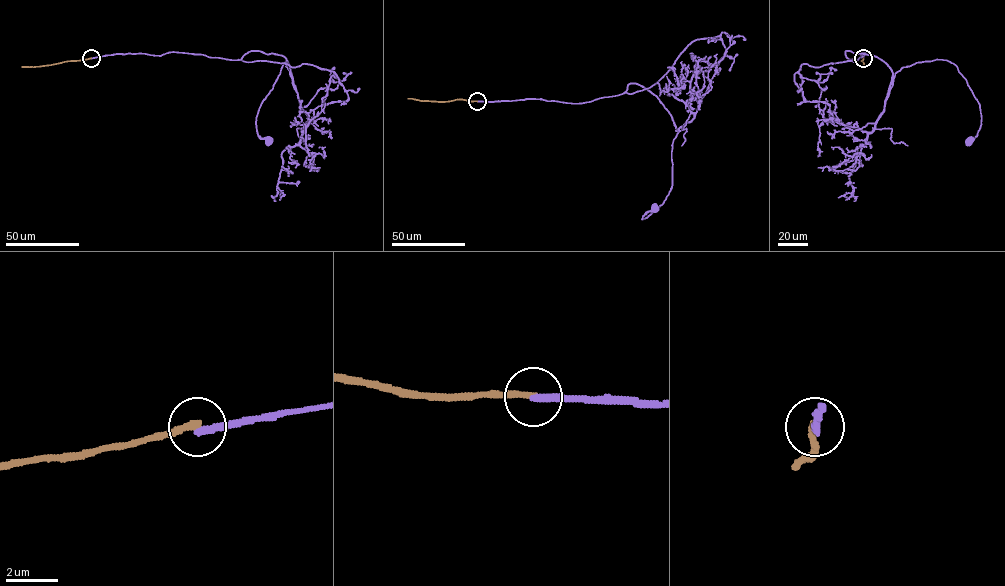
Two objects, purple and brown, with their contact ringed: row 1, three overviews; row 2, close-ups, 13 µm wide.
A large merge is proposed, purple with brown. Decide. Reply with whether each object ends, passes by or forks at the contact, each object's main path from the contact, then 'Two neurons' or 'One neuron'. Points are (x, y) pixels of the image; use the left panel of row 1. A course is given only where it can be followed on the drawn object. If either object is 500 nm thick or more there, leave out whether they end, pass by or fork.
At the ring purple ends. At the ring brown ends. Course of purple: (91, 58), (282, 55), (297, 92), (286, 59), (256, 118), (257, 135), (269, 140). Course of brown: (91, 58), (22, 67). Two neurons

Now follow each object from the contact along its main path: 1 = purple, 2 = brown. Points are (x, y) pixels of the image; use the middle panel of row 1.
1: (477, 101), (581, 103), (643, 86), (683, 127), (673, 141), (672, 188), (642, 219), (655, 207)
2: (477, 101), (408, 98)

